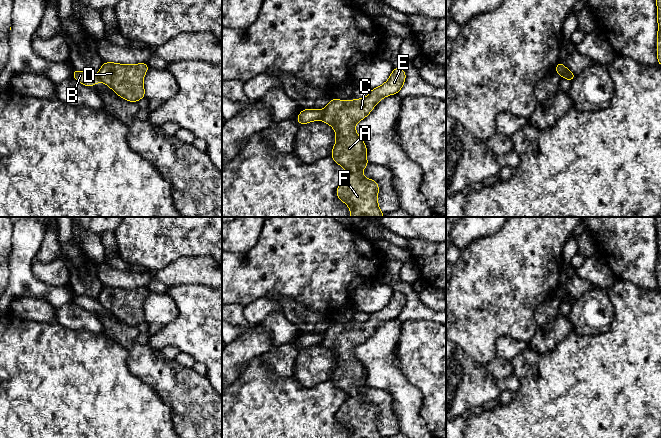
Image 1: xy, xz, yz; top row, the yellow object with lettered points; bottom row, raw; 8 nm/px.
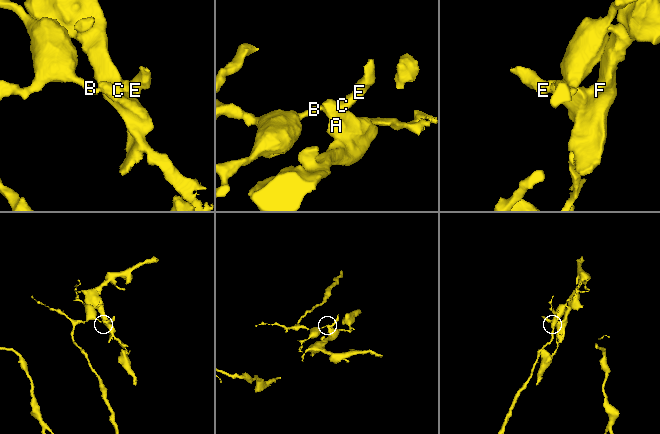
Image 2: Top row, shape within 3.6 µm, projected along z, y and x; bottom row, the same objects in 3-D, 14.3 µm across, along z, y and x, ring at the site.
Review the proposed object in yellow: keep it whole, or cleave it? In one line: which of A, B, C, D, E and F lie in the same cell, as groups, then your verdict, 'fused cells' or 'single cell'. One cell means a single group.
groups A C D E F / B; fused cells

